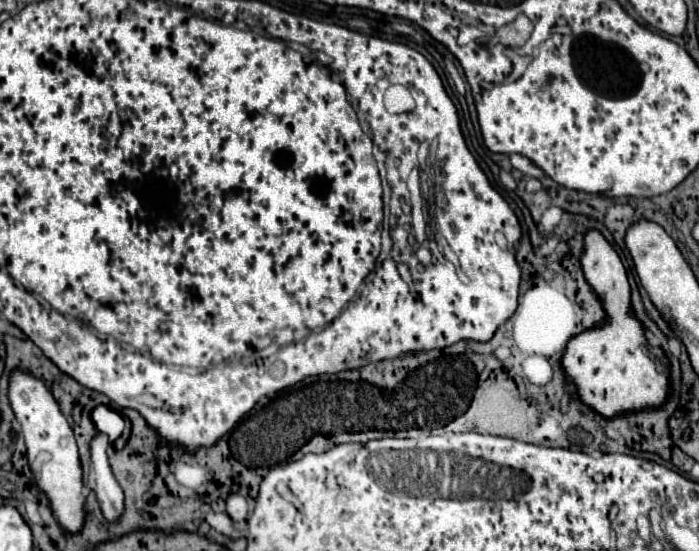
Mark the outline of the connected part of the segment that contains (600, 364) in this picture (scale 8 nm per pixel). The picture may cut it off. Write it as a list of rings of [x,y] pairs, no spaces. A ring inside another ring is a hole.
[[[586,233],[586,249],[582,253],[586,281],[604,301],[604,327],[588,329],[570,339],[562,357],[562,367],[578,389],[580,401],[604,417],[614,417],[620,409],[644,409],[644,405],[662,405],[668,393],[668,373],[658,371],[658,359],[646,345],[644,329],[632,313],[628,313],[630,285],[624,265],[614,247],[598,233]]]

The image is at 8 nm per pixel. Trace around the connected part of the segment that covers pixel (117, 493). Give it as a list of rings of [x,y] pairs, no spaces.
[[[96,433],[90,441],[92,489],[96,491],[104,517],[110,523],[116,523],[124,511],[124,493],[110,469],[106,447],[108,447],[108,437],[104,433]]]

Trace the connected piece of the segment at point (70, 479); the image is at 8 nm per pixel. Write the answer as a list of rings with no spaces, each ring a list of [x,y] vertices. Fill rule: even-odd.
[[[14,369],[10,373],[8,399],[16,419],[22,425],[30,469],[34,473],[38,487],[48,495],[52,511],[60,521],[60,525],[64,527],[64,531],[78,533],[84,525],[84,495],[82,495],[80,455],[72,427],[62,415],[50,389],[32,373],[26,373],[22,369]]]

